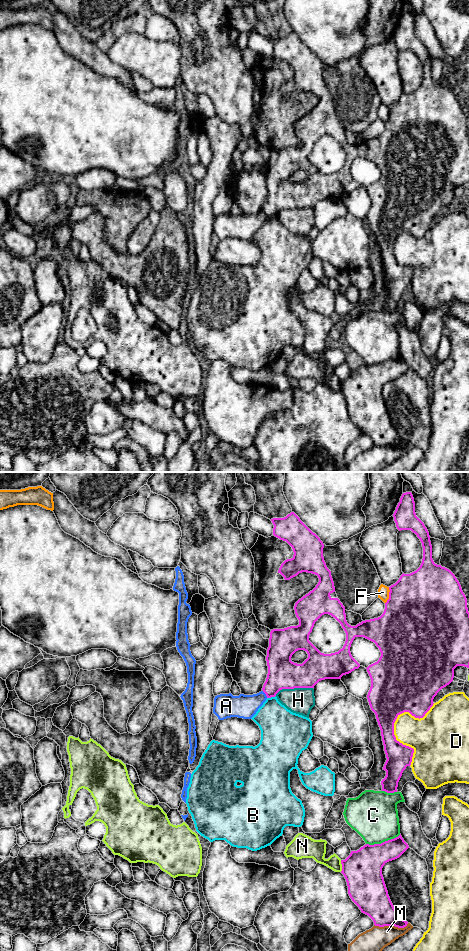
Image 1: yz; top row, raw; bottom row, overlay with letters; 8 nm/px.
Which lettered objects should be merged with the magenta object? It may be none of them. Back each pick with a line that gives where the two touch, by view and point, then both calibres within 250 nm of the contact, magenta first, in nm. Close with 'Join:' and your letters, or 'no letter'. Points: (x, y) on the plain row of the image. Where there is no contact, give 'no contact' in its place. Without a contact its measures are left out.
Join: no letter

